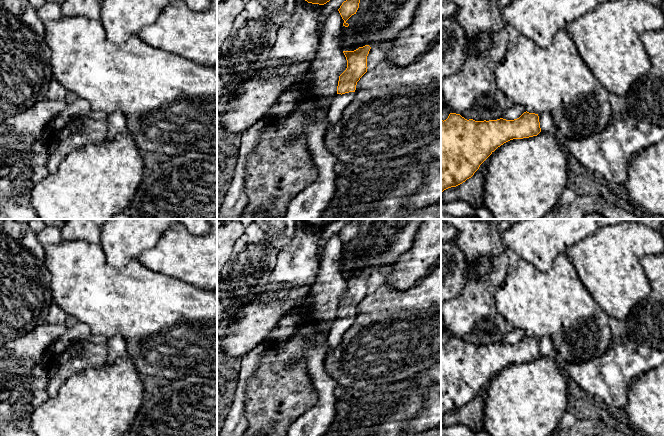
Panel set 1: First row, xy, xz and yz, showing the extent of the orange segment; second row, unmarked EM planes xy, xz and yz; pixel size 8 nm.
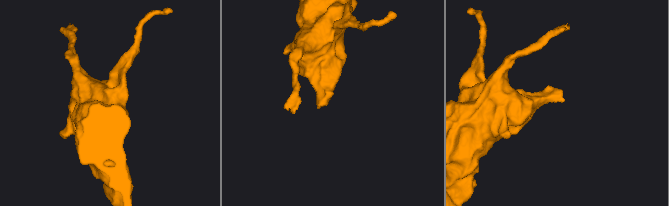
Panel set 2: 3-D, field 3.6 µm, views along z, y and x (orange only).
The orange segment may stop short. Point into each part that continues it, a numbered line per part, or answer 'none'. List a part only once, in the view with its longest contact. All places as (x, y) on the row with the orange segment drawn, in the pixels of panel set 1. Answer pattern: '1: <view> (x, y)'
1: xz (338, 103)

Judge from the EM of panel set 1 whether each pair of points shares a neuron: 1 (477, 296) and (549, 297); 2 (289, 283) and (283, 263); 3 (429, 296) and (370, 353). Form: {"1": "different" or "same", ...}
{"1": "different", "2": "same", "3": "same"}

